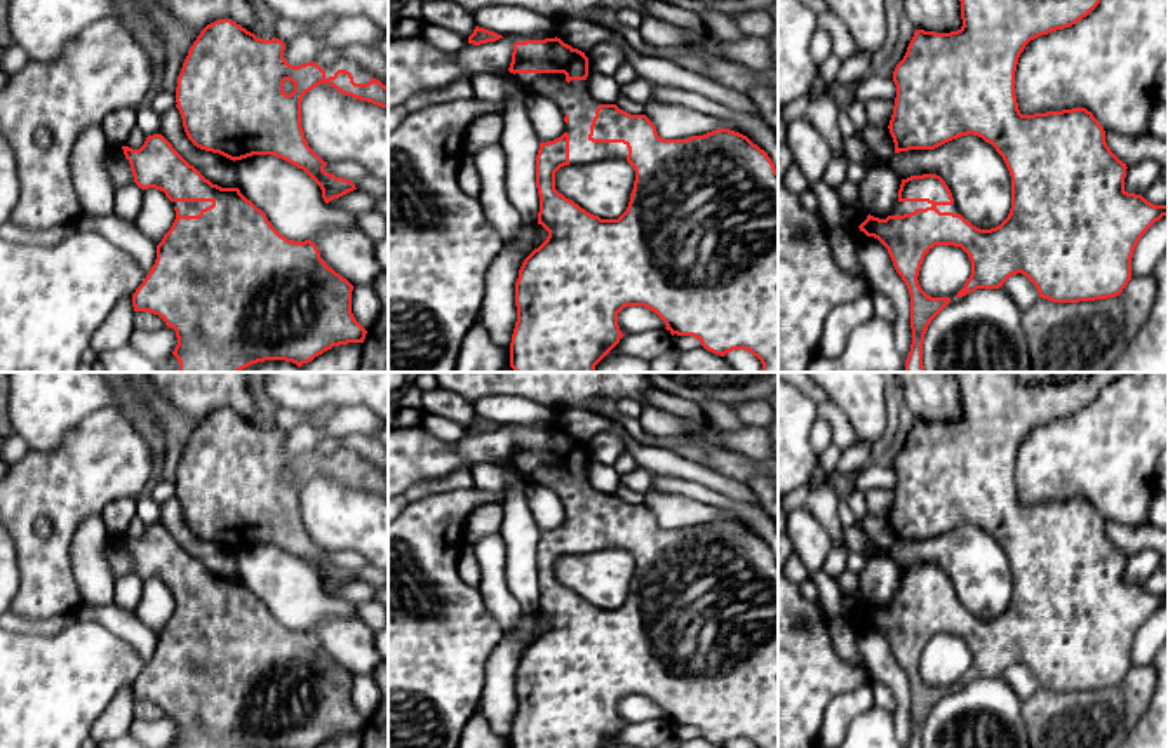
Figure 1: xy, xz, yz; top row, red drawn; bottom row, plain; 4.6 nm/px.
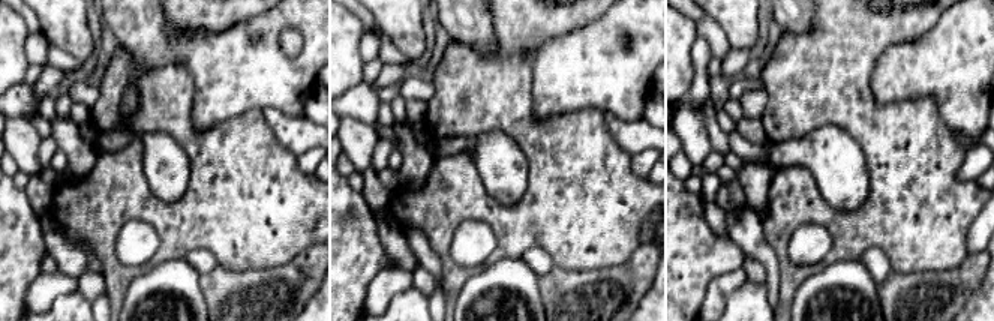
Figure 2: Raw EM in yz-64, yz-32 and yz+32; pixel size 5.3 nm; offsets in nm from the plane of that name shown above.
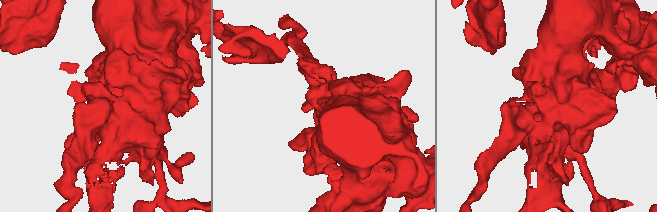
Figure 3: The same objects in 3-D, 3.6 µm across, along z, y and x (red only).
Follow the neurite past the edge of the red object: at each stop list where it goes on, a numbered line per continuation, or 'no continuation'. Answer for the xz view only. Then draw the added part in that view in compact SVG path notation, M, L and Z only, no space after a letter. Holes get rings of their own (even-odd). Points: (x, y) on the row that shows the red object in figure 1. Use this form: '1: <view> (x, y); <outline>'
1: xz (573, 98); M515 73L519 85L534 96L554 101L569 117L564 132L569 134L569 164L583 165L607 158L627 160L623 143L592 143L590 125L599 103L592 97L587 80L566 82L564 73Z

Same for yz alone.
1: yz (900, 207); M896 202L891 210L891 216L903 216L903 214L914 212L916 209L926 209L926 207L931 207L931 204L928 204L928 202Z

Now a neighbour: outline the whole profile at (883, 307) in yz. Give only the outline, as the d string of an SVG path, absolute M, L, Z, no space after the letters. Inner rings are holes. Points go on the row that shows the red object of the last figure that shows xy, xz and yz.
M874 291L869 297L872 301L876 317L879 317L889 324L896 322L896 310L888 296L884 296L879 291Z

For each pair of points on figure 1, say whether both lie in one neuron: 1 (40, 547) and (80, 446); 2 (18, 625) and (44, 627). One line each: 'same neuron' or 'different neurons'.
1: same neuron
2: same neuron

